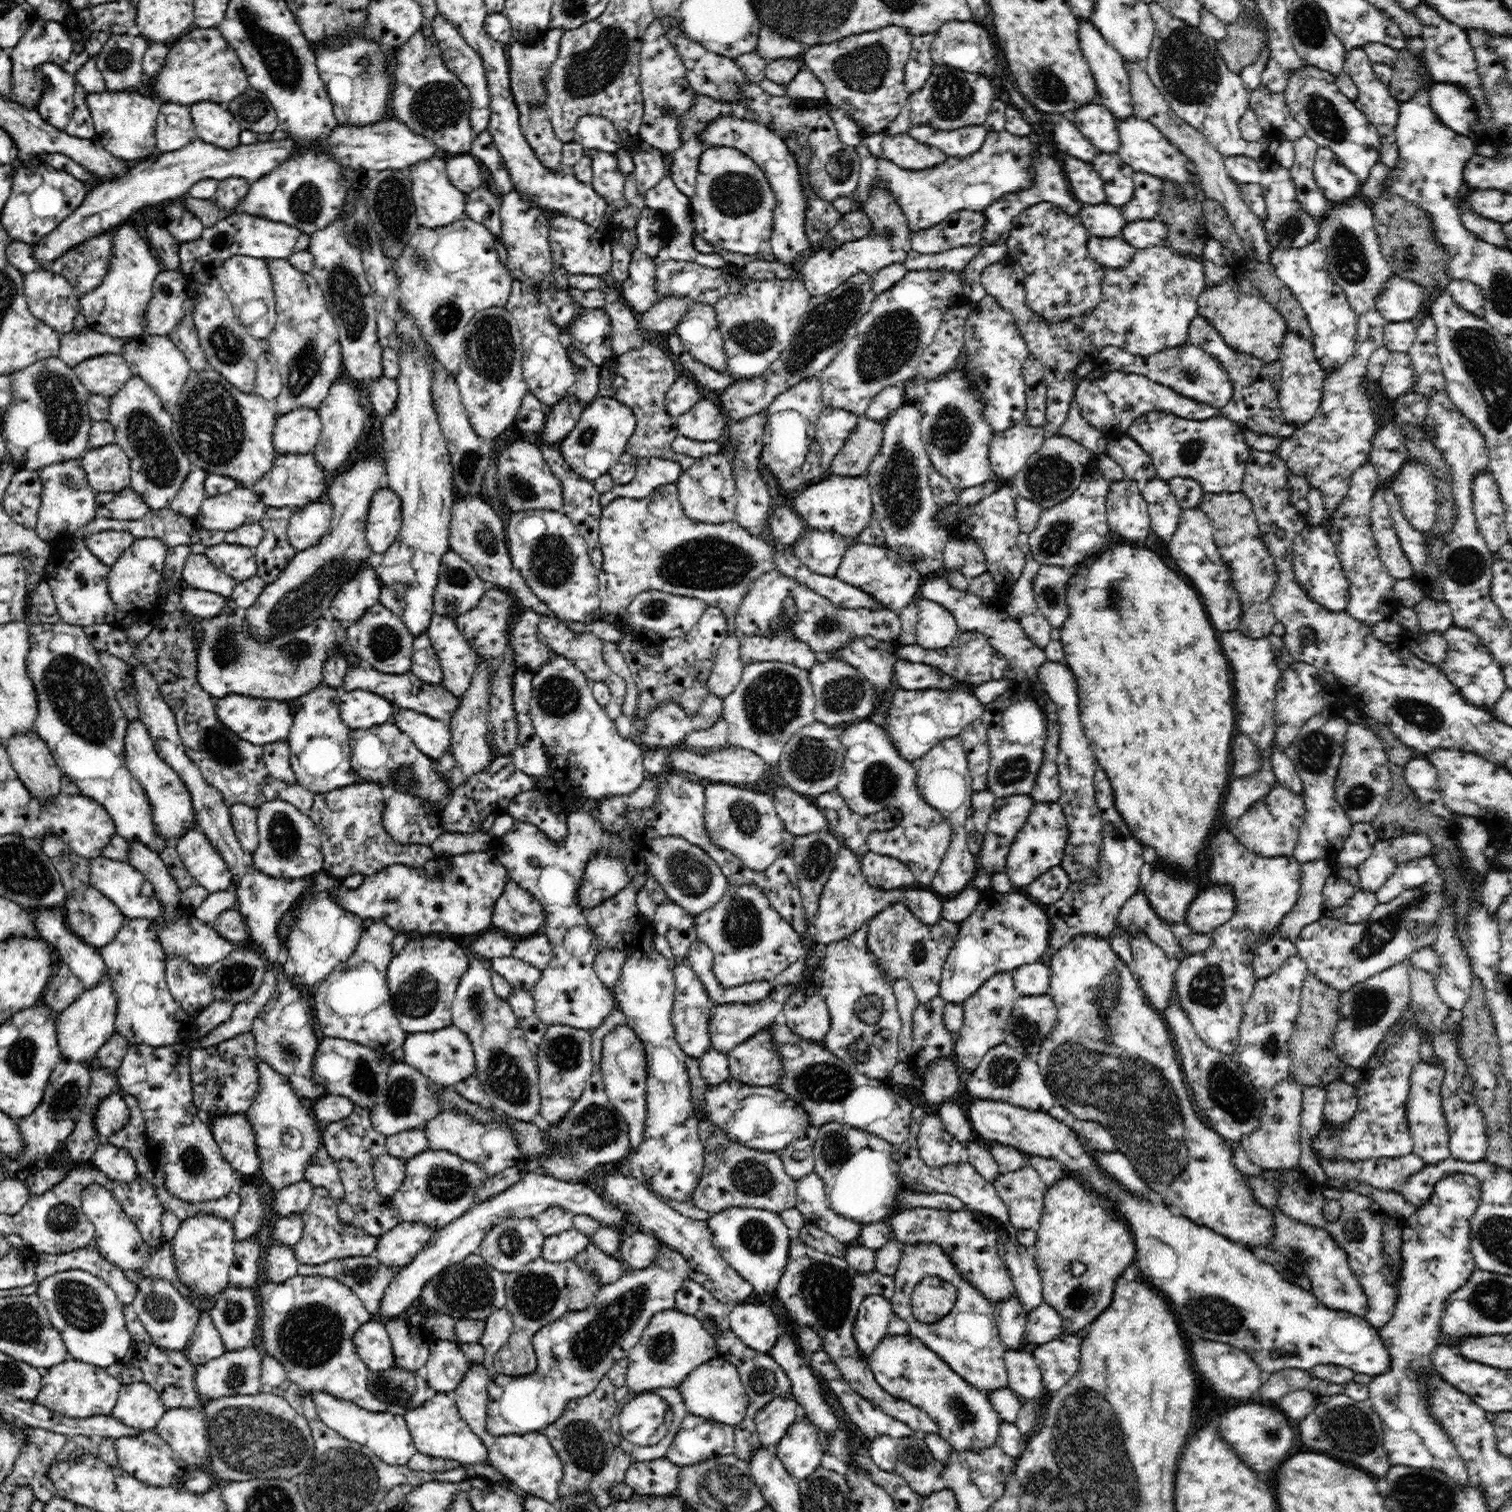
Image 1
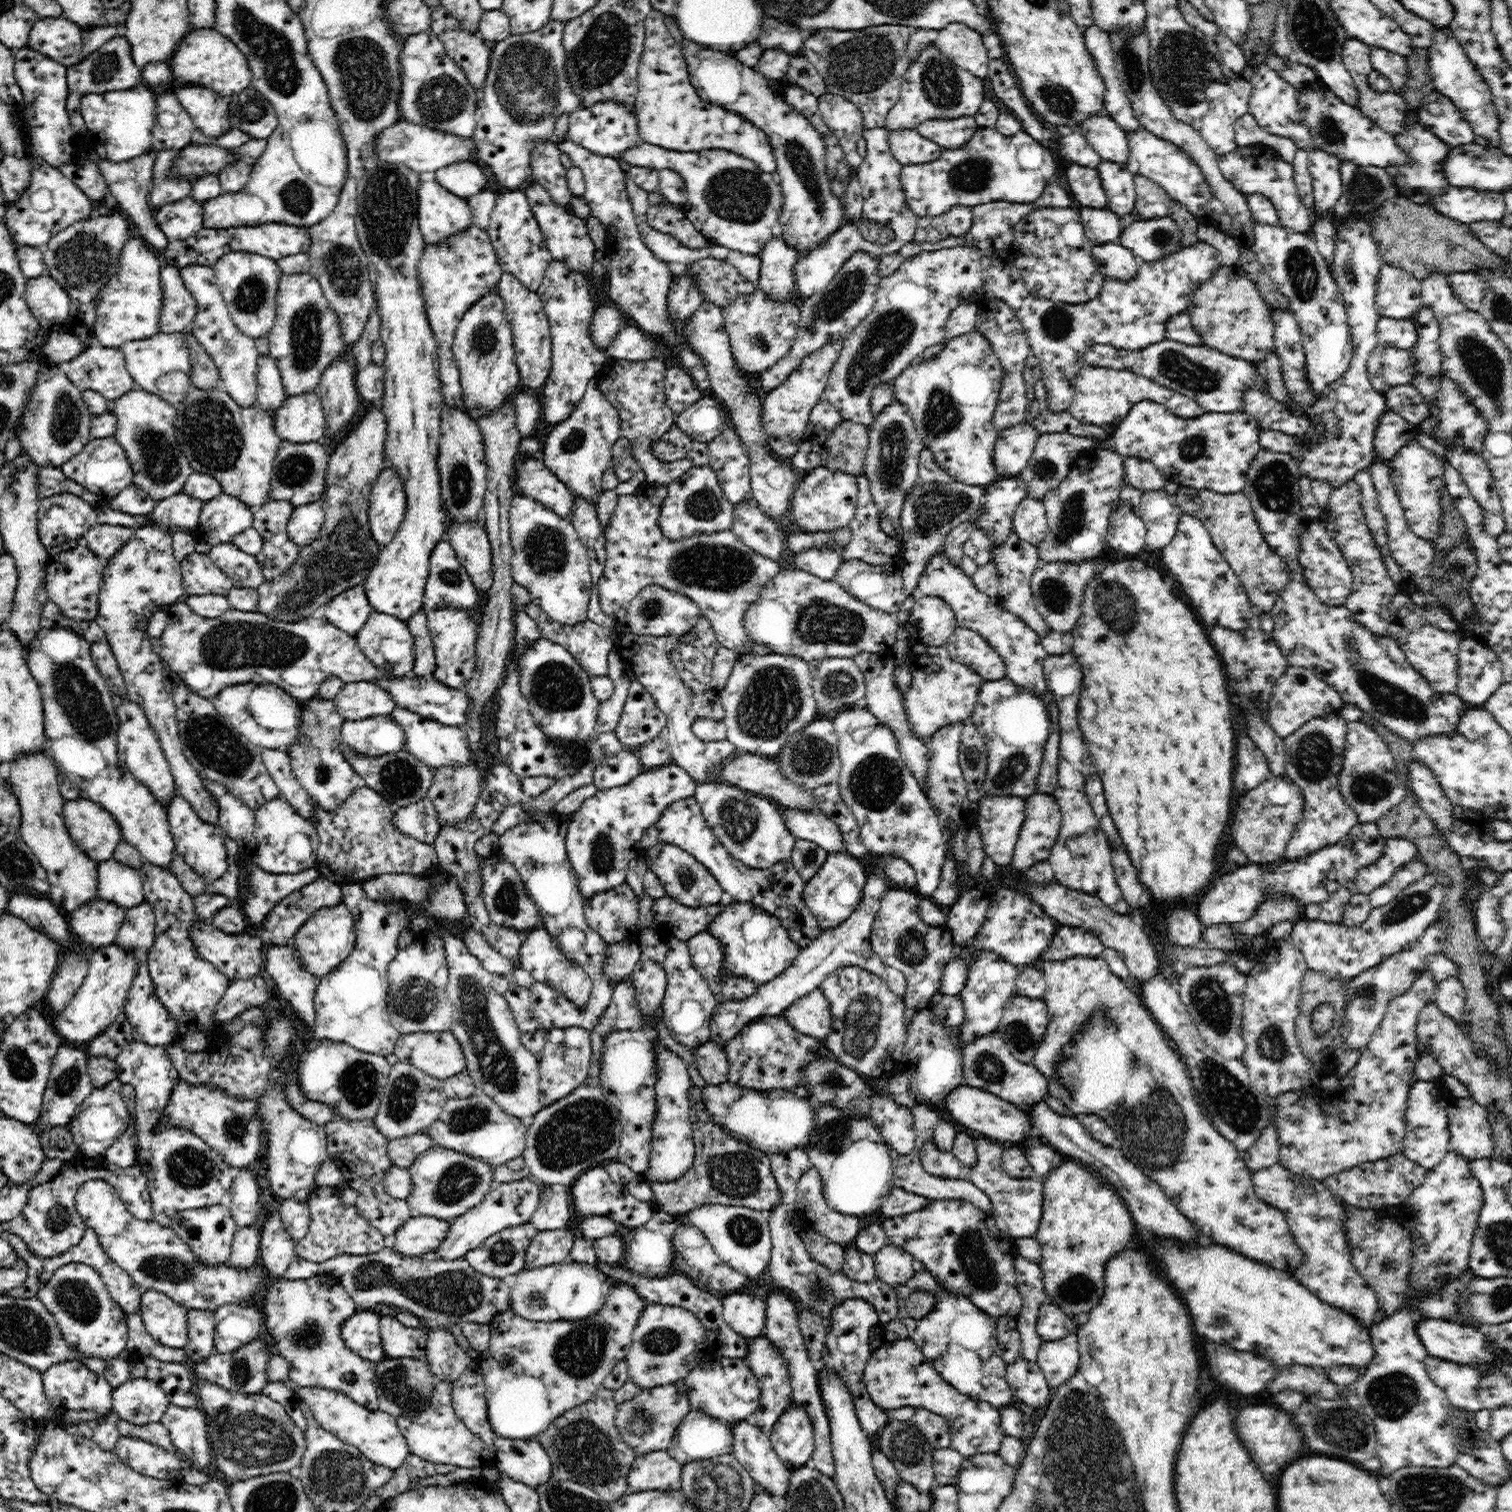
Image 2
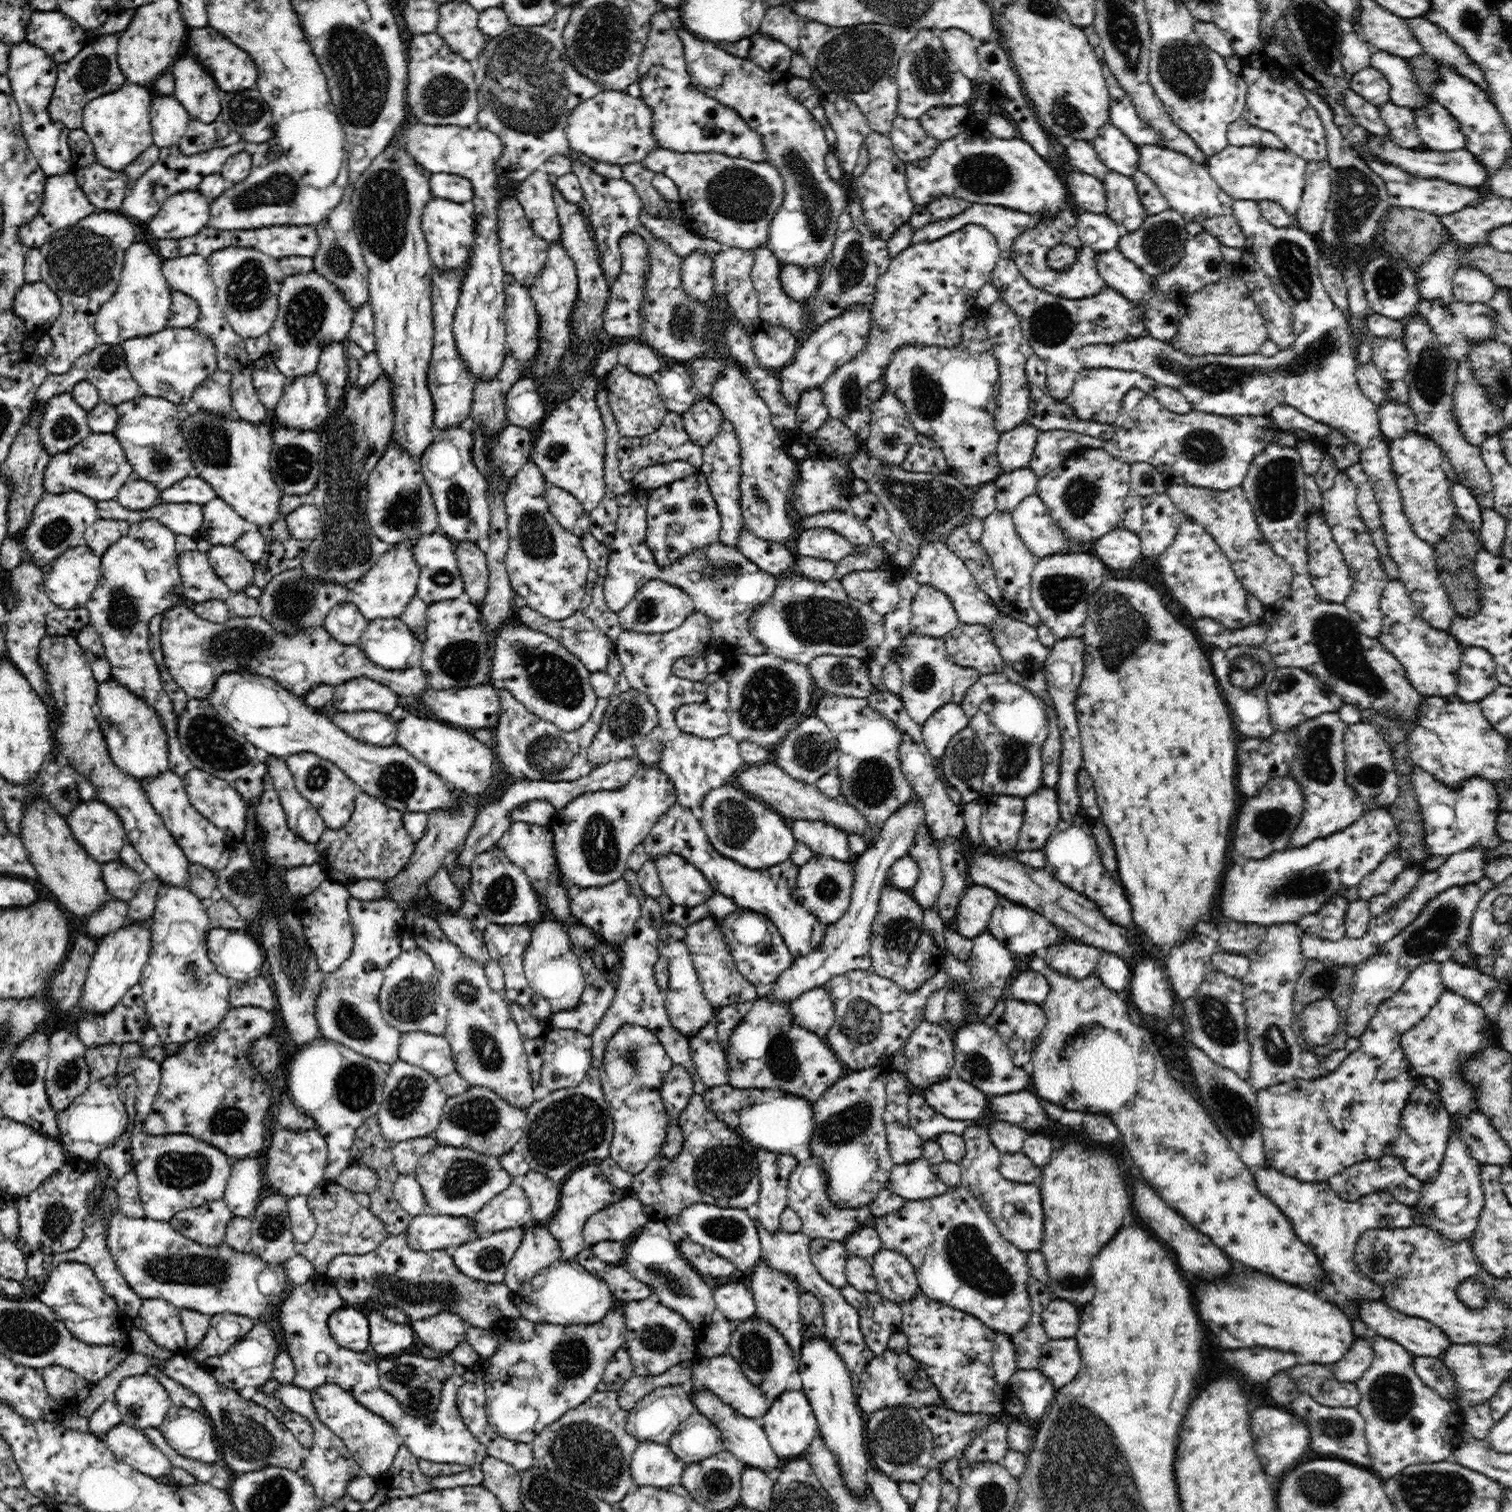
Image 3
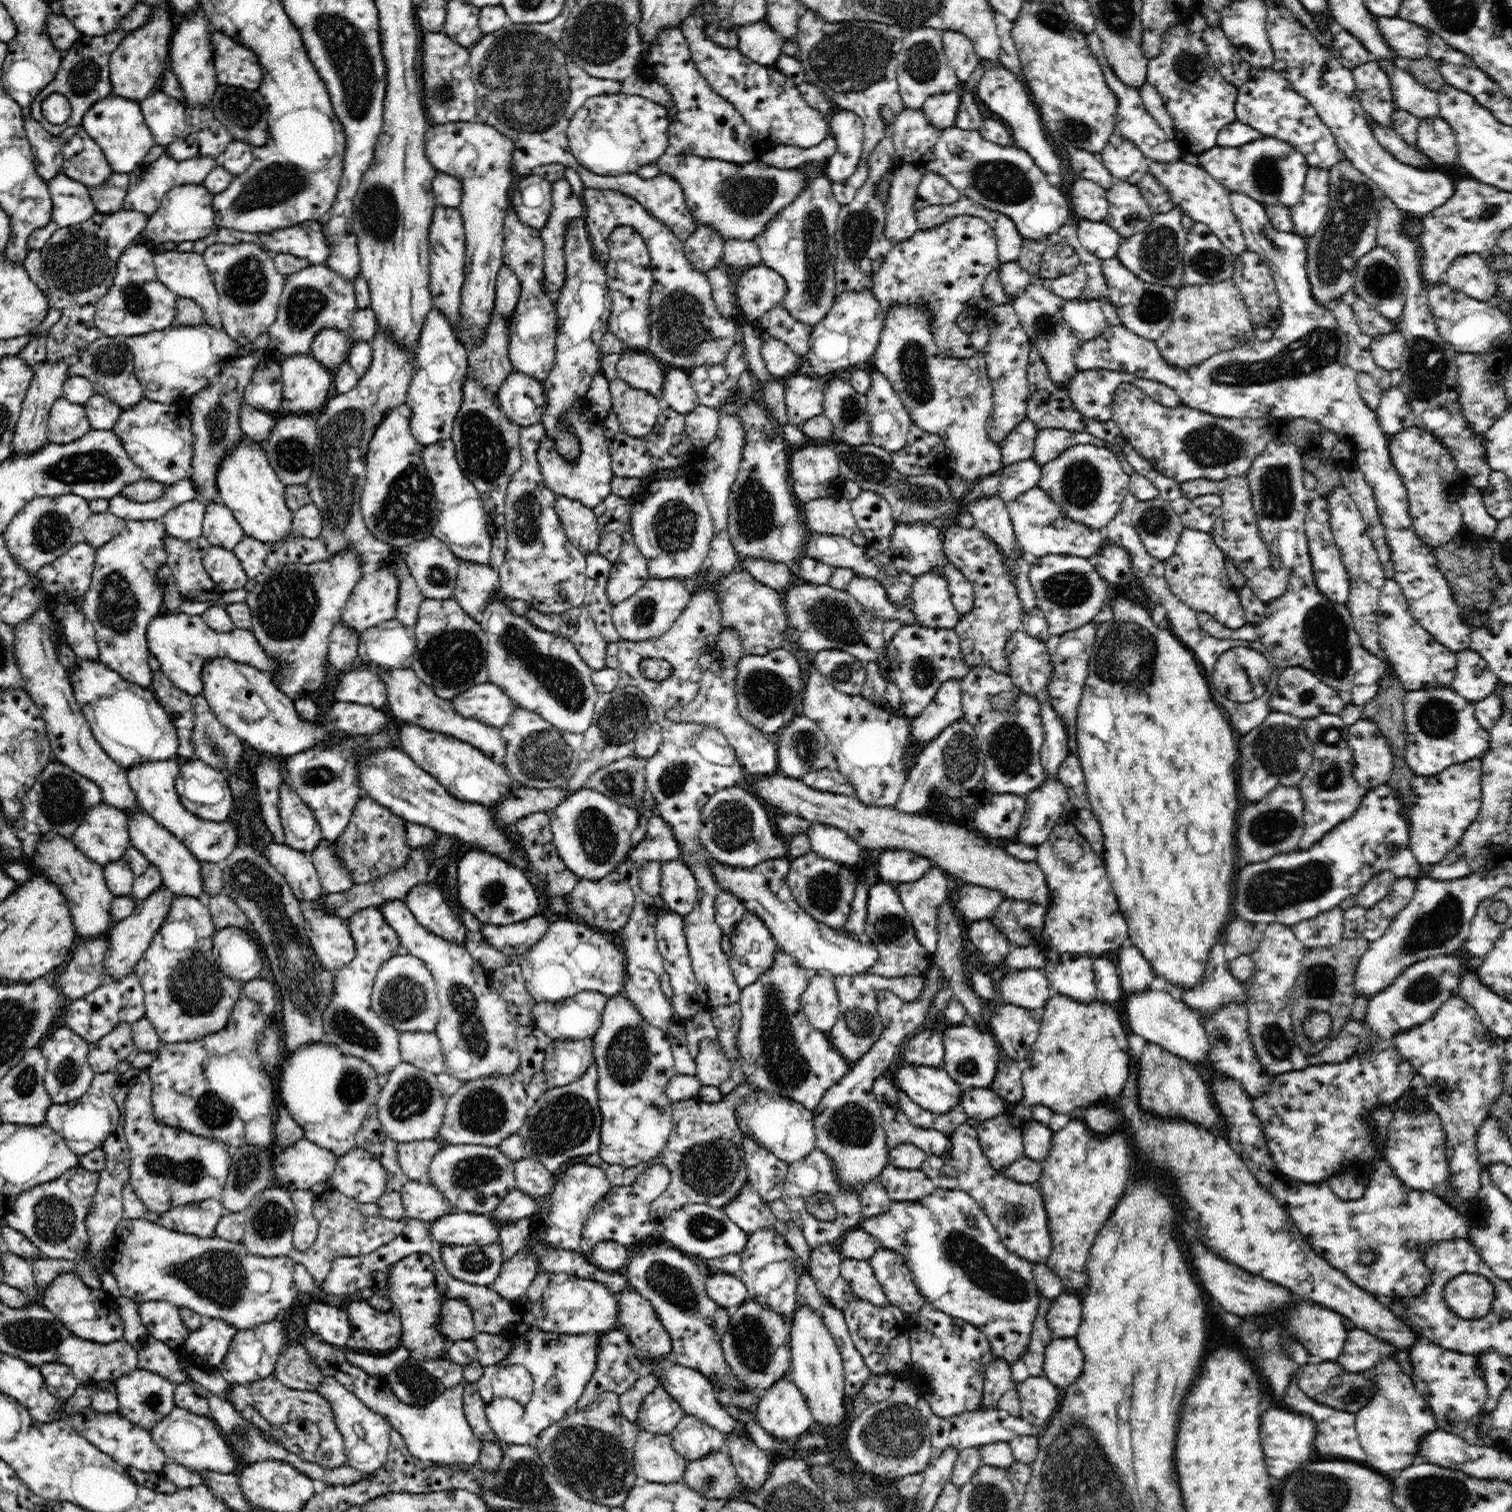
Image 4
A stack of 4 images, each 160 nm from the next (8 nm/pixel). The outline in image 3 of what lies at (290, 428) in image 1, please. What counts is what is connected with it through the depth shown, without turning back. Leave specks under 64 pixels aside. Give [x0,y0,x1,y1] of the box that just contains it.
[271,372,330,431]

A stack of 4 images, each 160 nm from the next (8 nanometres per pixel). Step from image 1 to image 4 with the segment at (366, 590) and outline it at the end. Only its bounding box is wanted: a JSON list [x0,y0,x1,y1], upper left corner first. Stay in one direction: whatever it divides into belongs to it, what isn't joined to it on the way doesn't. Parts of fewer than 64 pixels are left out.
[327,620,360,673]

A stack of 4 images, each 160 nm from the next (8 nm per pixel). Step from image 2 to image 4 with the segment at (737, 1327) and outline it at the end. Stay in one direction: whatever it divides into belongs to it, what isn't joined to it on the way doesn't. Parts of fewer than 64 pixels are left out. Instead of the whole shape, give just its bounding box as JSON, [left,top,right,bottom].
[705,1271,747,1307]

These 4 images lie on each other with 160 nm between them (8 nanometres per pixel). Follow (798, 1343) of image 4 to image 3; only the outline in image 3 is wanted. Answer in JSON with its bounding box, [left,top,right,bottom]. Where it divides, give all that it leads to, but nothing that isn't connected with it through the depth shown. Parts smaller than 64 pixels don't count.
[797,1338,870,1497]

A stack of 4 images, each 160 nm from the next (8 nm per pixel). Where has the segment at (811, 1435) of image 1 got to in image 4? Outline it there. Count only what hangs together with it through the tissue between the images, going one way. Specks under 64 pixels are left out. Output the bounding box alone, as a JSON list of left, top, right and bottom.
[755,1377,815,1441]

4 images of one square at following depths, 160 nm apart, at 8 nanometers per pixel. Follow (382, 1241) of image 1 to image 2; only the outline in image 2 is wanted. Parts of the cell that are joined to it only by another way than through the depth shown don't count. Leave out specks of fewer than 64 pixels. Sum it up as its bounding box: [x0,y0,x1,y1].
[392,1217,451,1256]

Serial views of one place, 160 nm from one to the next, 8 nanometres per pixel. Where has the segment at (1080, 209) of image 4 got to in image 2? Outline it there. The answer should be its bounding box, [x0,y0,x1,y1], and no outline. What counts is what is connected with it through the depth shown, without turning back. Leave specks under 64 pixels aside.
[1065,164,1107,208]

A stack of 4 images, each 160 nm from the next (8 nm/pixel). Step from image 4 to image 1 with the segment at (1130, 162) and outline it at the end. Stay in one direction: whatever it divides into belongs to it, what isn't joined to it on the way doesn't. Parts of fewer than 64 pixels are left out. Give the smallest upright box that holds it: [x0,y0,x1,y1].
[1070,101,1120,153]

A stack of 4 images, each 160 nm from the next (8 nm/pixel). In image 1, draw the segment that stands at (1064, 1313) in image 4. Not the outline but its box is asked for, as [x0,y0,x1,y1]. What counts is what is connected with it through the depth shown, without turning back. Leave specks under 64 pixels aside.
[1024,1303,1065,1345]

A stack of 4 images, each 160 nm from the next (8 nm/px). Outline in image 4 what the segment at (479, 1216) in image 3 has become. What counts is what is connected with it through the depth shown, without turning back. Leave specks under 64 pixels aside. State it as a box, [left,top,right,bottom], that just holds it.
[491,1189,539,1223]

